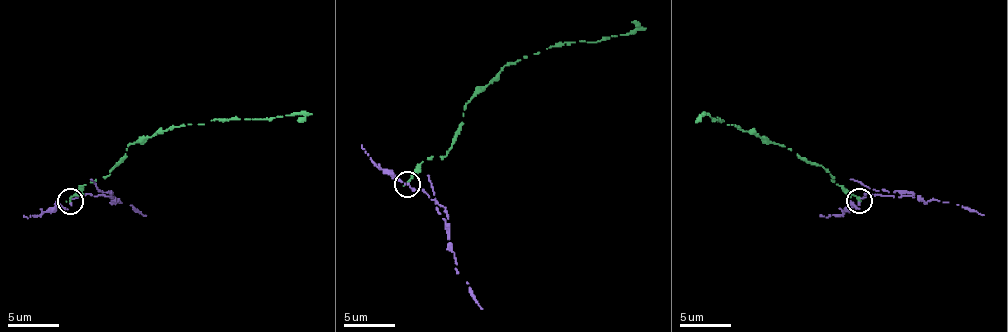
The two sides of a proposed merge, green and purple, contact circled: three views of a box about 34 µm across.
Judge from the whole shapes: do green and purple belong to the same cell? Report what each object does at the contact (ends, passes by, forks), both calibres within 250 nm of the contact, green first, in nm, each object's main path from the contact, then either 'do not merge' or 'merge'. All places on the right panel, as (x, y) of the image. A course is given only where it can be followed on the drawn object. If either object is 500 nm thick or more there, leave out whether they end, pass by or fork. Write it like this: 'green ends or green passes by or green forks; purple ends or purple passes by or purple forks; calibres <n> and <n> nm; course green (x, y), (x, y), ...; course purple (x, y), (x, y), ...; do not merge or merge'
green ends; purple passes by; calibres 200 and 130 nm; course green (860, 201), (837, 184), (822, 166), (807, 163), (781, 145), (710, 115), (695, 123); course purple (860, 201), (865, 194), (880, 194), (944, 201), (984, 214); do not merge

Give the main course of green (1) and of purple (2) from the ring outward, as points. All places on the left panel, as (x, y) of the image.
1: (69, 202), (85, 184), (108, 176), (128, 145), (164, 130), (218, 120), (293, 114), (303, 117), (301, 122)
2: (72, 202), (85, 194), (105, 194), (146, 215)

